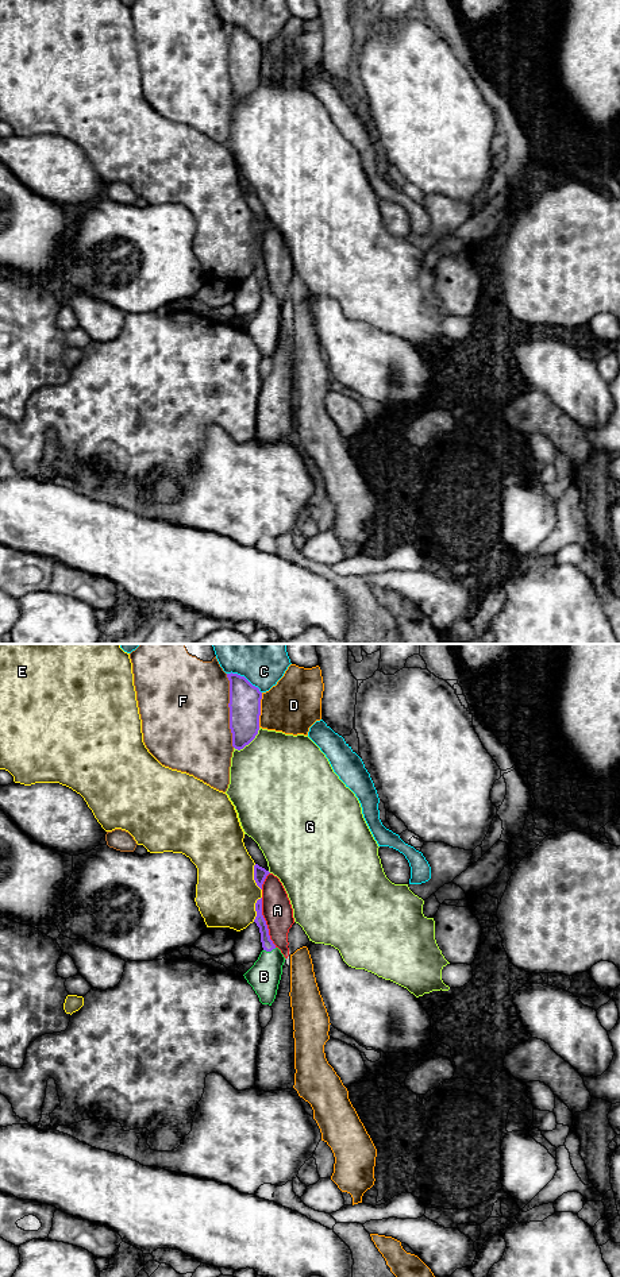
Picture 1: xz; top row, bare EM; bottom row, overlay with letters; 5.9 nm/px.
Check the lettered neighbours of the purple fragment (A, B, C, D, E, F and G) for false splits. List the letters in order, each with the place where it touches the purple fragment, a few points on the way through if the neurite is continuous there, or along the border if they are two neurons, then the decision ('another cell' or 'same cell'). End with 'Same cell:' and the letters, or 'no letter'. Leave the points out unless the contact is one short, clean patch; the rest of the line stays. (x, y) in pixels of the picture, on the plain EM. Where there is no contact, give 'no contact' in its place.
A: meets purple in xz at (265, 274); another cell
B: meets purple in xz at (269, 303); runs through xz (268, 297), (269, 303), (269, 319), (264, 328); same cell
C: meets purple in xz at (243, 29); another cell
D: meets purple in xz at (260, 62); another cell
E: meets purple in xz at (254, 230); another cell
F: meets purple in xz at (230, 62); another cell
G: meets purple in xz at (249, 95); another cell
Same cell: B

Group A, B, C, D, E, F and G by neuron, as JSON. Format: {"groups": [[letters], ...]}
{"groups": [["A"], ["B"], ["C"], ["D"], ["E"], ["F"], ["G"]]}

